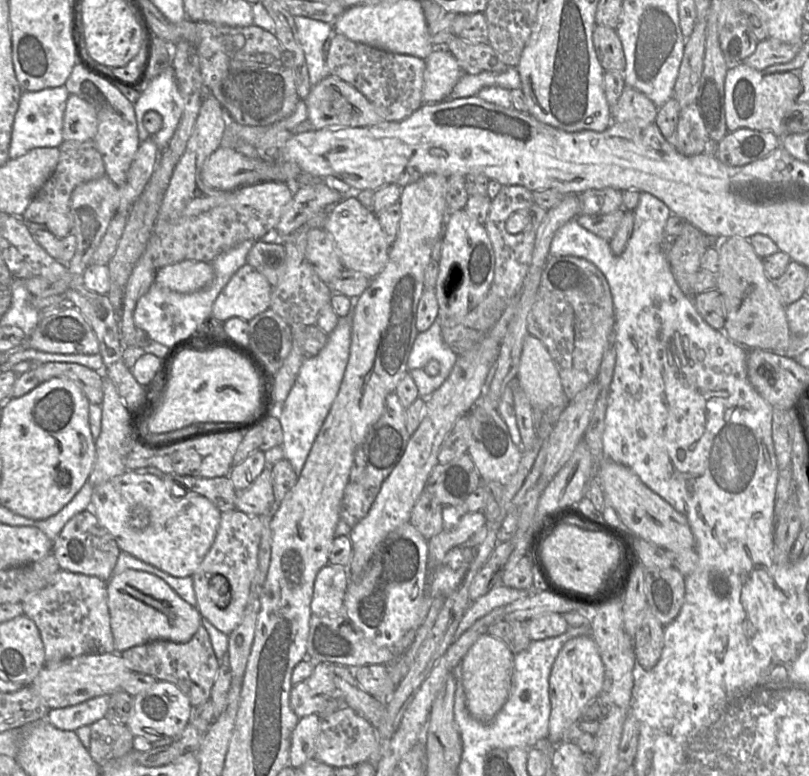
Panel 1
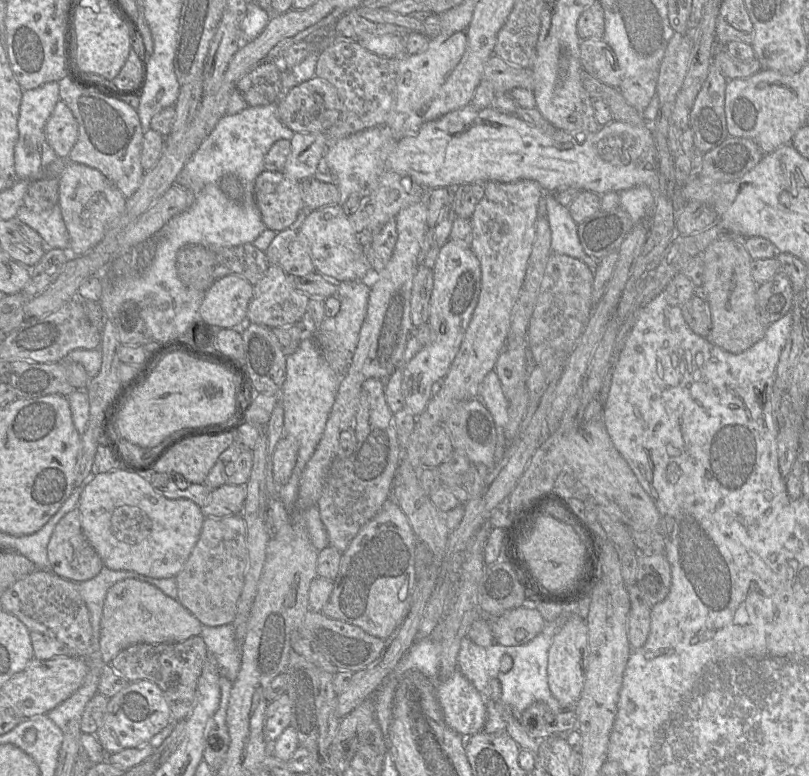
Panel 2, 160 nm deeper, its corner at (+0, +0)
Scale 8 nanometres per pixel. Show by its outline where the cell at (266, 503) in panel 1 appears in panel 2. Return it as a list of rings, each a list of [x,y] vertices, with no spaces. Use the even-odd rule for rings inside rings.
[[[224,484],[211,490],[201,507],[205,518],[241,514],[247,495],[245,485]]]

